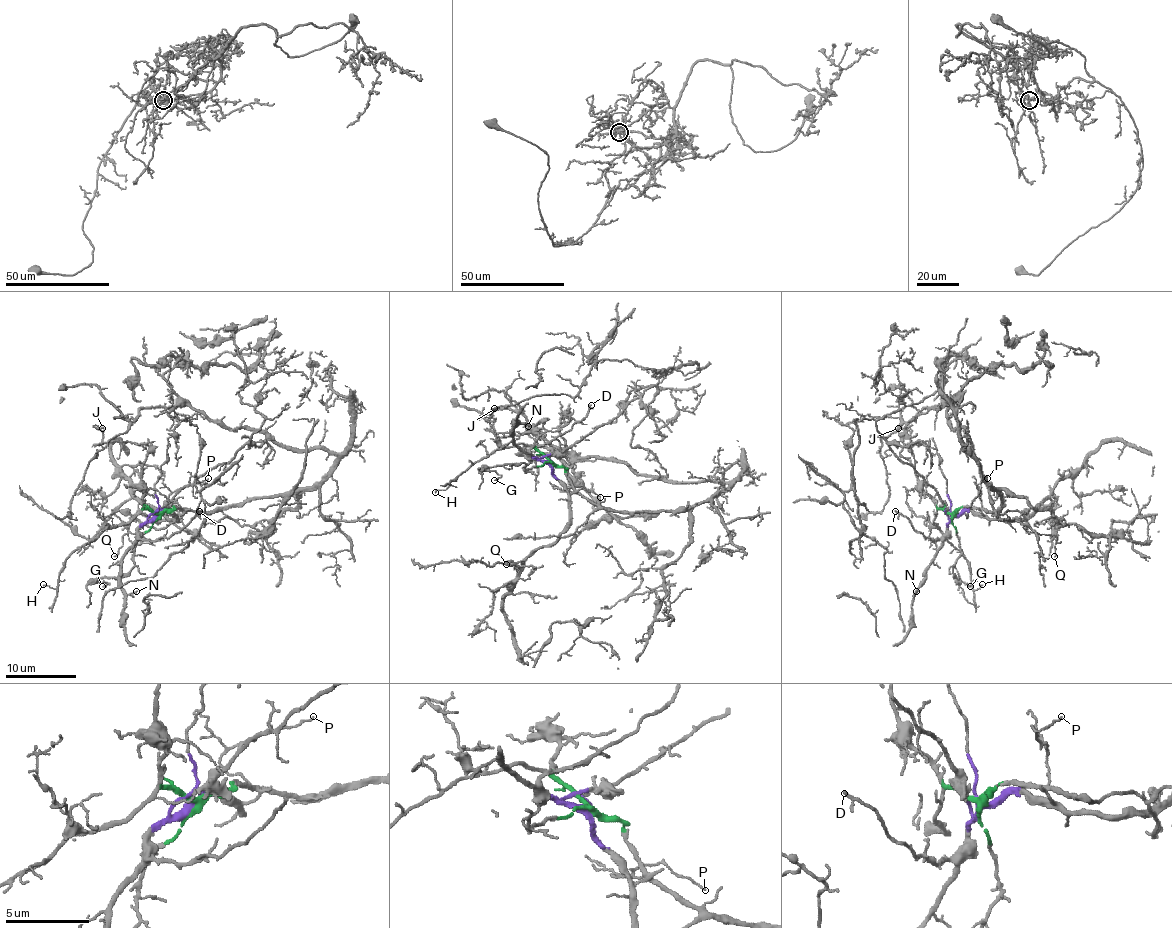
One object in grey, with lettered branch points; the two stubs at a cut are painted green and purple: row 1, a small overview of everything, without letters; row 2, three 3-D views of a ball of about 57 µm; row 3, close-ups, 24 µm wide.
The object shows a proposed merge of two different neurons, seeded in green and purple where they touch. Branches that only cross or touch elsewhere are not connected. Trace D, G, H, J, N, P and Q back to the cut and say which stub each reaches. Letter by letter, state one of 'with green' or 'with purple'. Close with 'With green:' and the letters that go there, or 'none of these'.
D: with purple
G: with green
H: with green
J: with green
N: with purple
P: with green
Q: with purple
With green: G, H, J, P

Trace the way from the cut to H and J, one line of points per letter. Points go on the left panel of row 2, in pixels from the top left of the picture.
H: (158, 516), (142, 509), (127, 521), (106, 526), (66, 560), (57, 590), (42, 585)
J: (158, 516), (143, 505), (142, 463), (151, 443), (104, 441), (99, 445), (103, 433), (97, 427), (103, 427)

